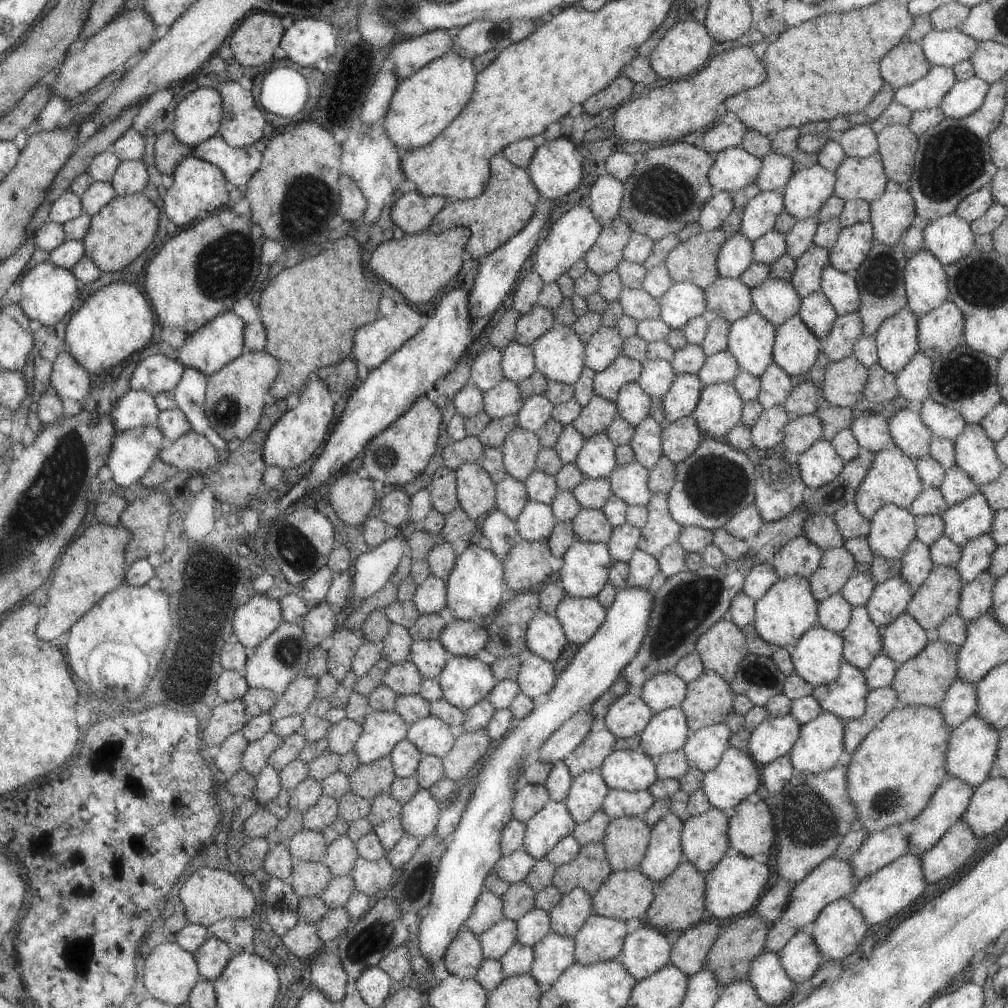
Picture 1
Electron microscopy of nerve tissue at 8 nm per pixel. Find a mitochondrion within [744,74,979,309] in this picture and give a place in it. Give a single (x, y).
(880, 276)

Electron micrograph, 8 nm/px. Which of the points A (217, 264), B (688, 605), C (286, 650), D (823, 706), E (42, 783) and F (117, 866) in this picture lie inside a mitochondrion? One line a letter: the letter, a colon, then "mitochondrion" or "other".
A: mitochondrion
B: mitochondrion
C: mitochondrion
D: other
E: other
F: other

